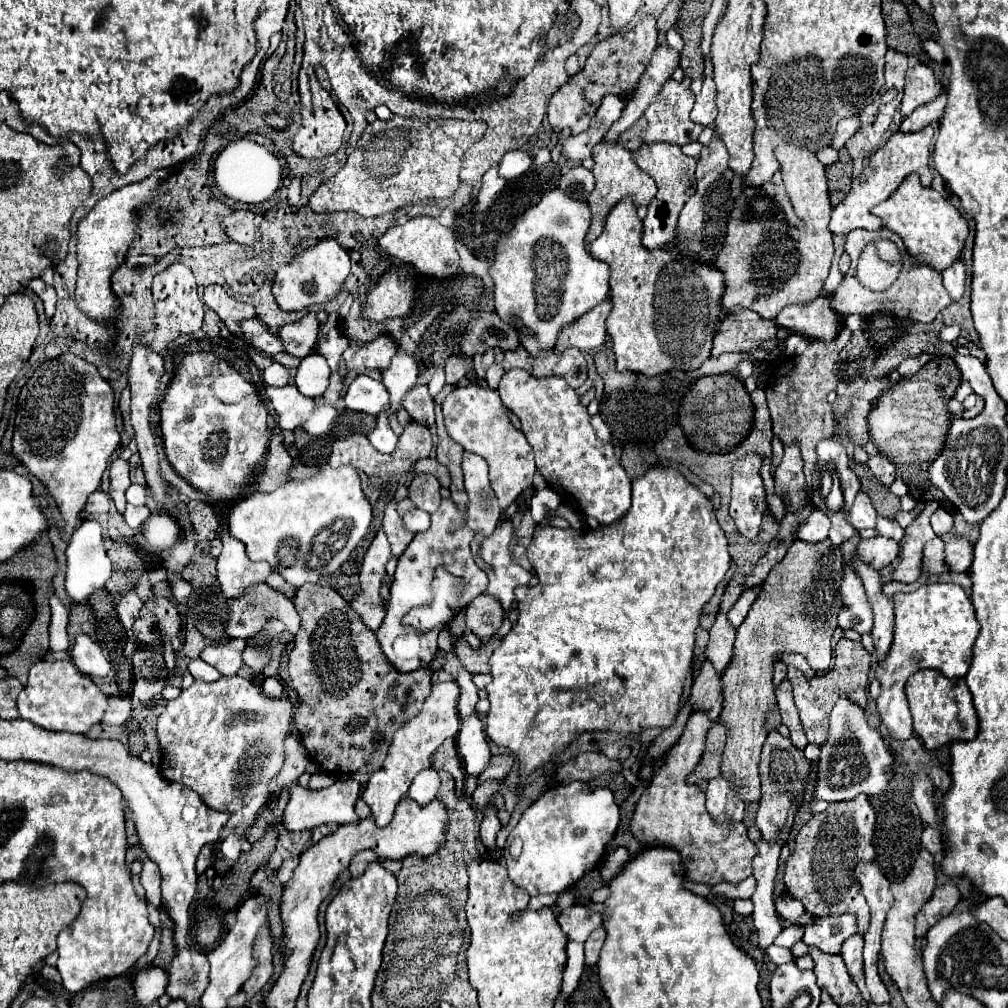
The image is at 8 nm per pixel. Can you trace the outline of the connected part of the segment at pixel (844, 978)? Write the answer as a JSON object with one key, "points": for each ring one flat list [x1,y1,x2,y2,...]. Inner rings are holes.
{"points":[[808,947,808,955,814,959,814,975,818,979,818,987,828,991,836,1005,862,1003,860,991,854,981,848,977,846,965,840,955,822,953,818,947]]}

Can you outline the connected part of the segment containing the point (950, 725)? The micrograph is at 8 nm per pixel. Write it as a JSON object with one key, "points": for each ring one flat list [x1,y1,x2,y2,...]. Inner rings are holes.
{"points":[[920,669,908,679,906,697,908,697,910,713,914,717,914,733,924,741,926,749,938,749,944,743,958,741,958,739,968,741,968,739,974,739,978,735,978,715,976,715,976,709,972,705,972,695,970,695,970,689,968,689,964,679,948,679,940,671]]}

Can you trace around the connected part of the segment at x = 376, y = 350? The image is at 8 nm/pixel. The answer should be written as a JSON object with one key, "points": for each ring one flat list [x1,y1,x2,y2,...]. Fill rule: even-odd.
{"points":[[384,333,364,345,350,343,350,347,344,351,342,359,344,359,348,371,352,371,352,369,380,371,390,365,390,359,396,353,396,349,398,349,398,345,394,343,394,339,388,333]]}

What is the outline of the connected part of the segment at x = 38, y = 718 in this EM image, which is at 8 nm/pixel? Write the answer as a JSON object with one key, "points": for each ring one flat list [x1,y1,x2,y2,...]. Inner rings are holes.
{"points":[[38,661,30,669,28,685,18,695,18,711,22,719,48,729,68,733,88,733,94,723,100,723,106,711,108,697,98,689,96,683,72,665,72,661]]}

